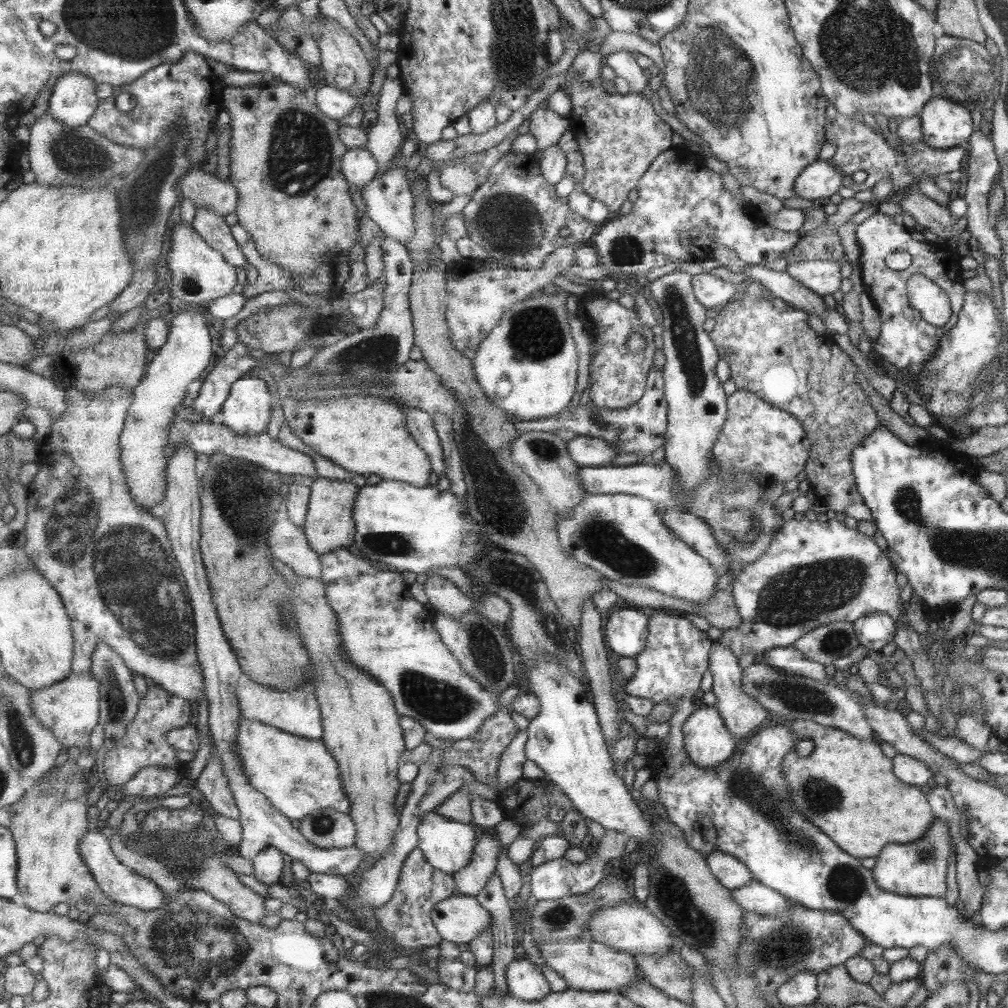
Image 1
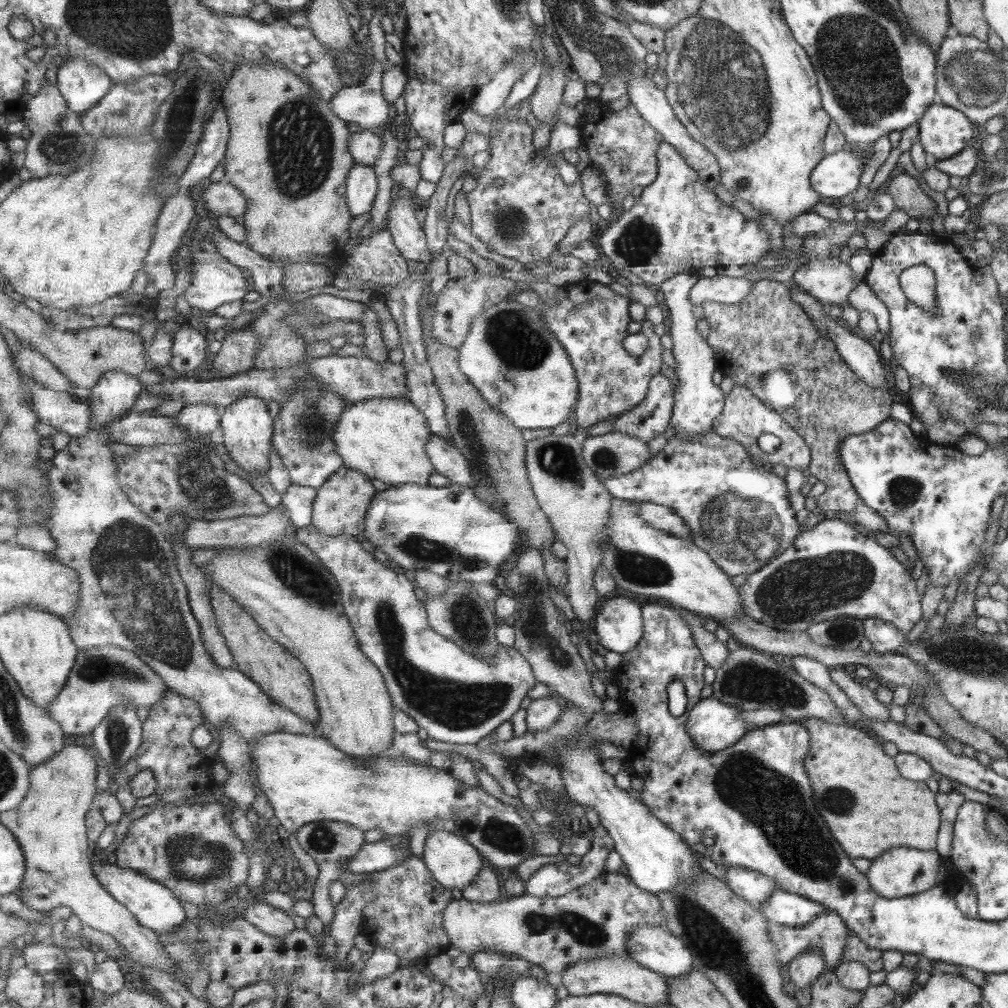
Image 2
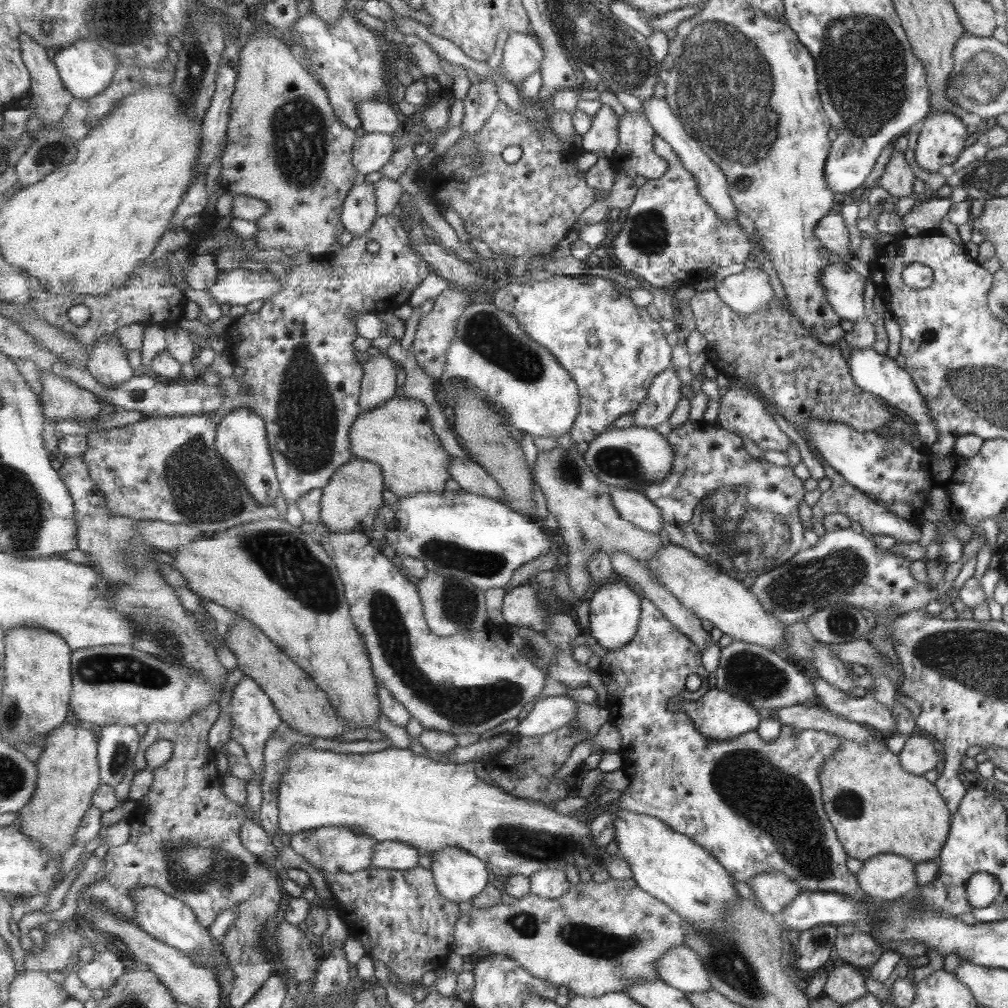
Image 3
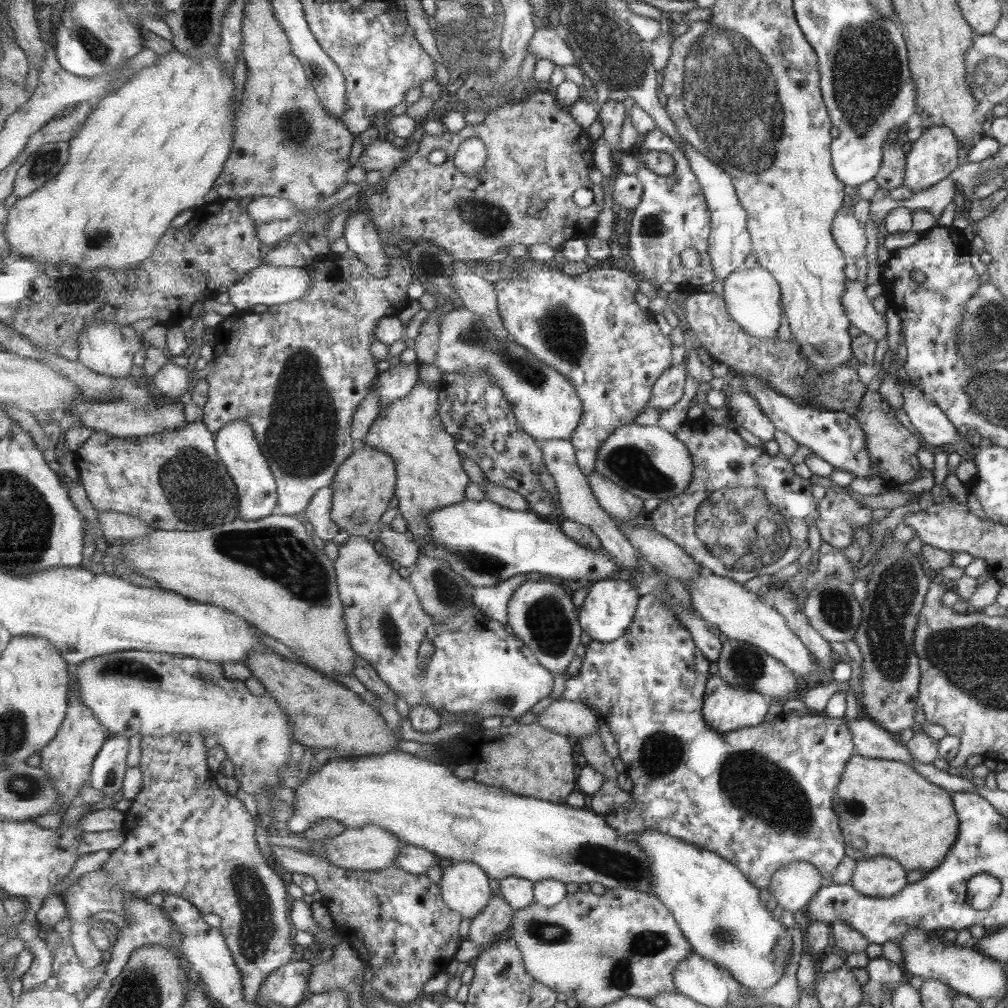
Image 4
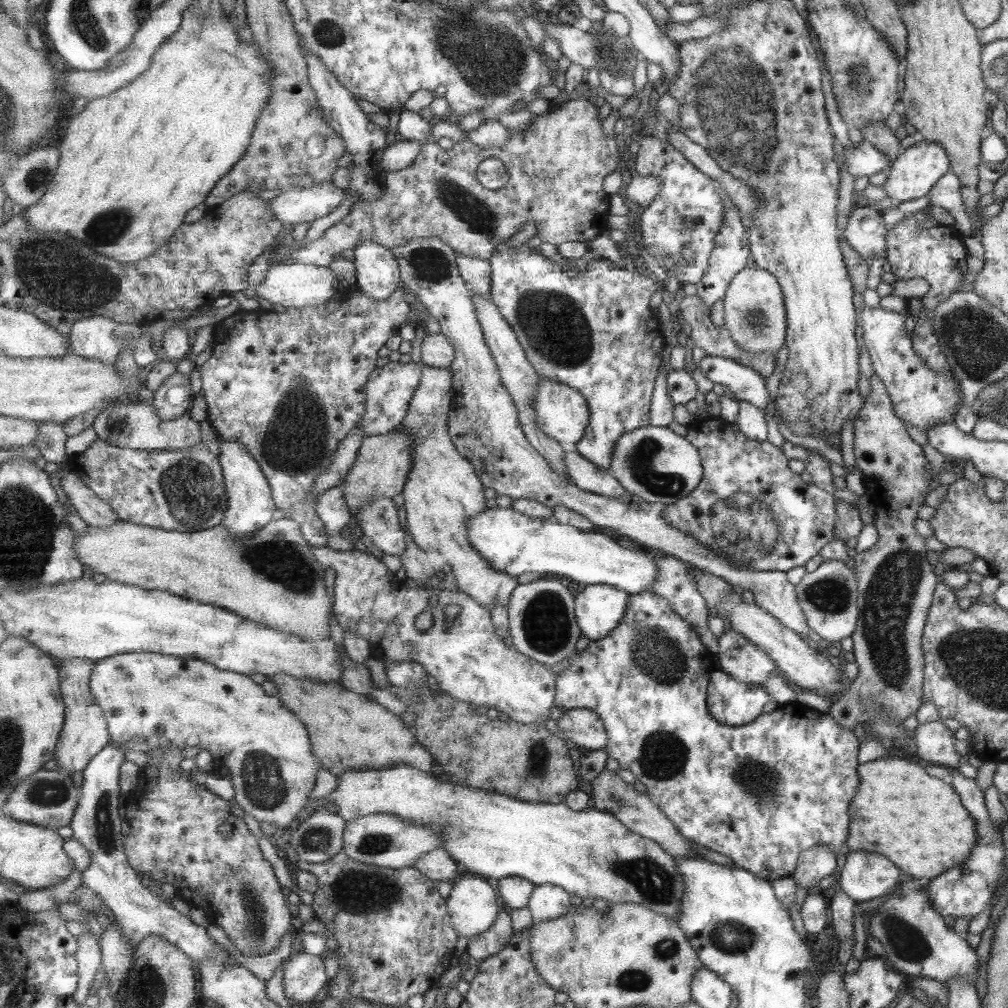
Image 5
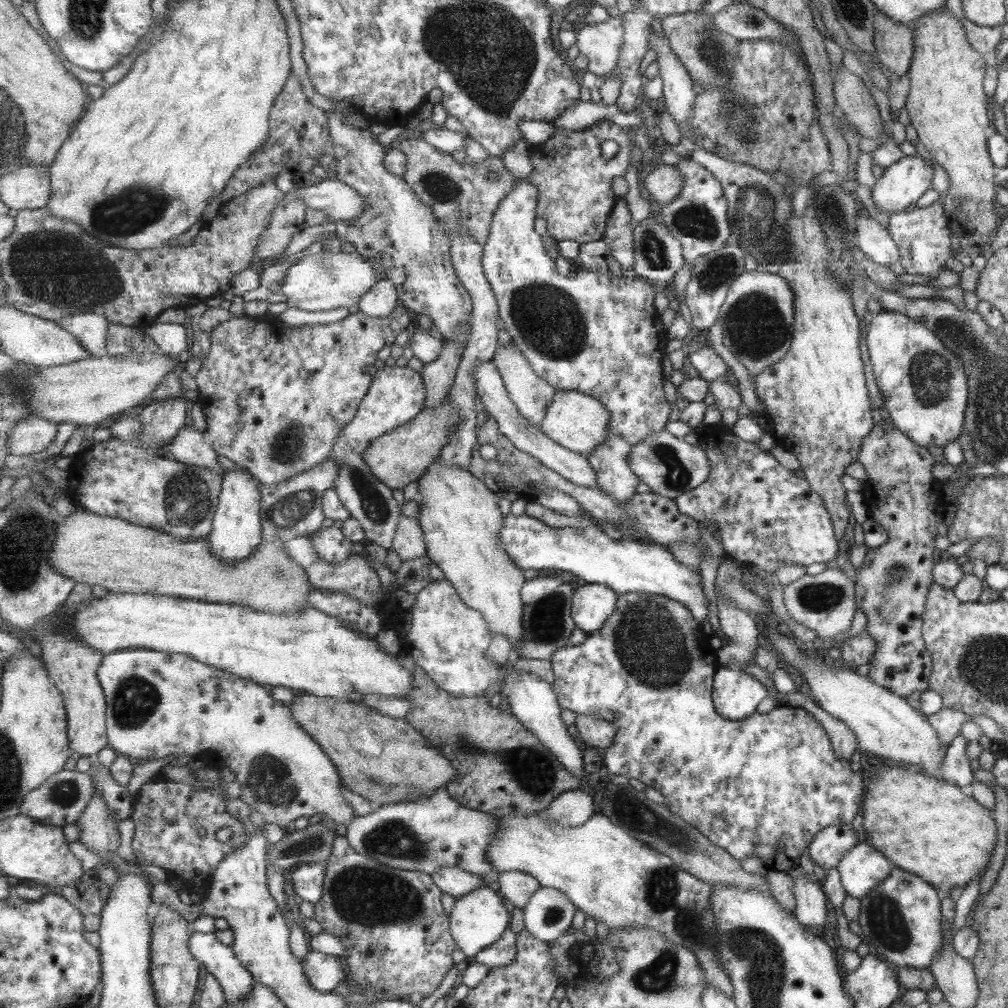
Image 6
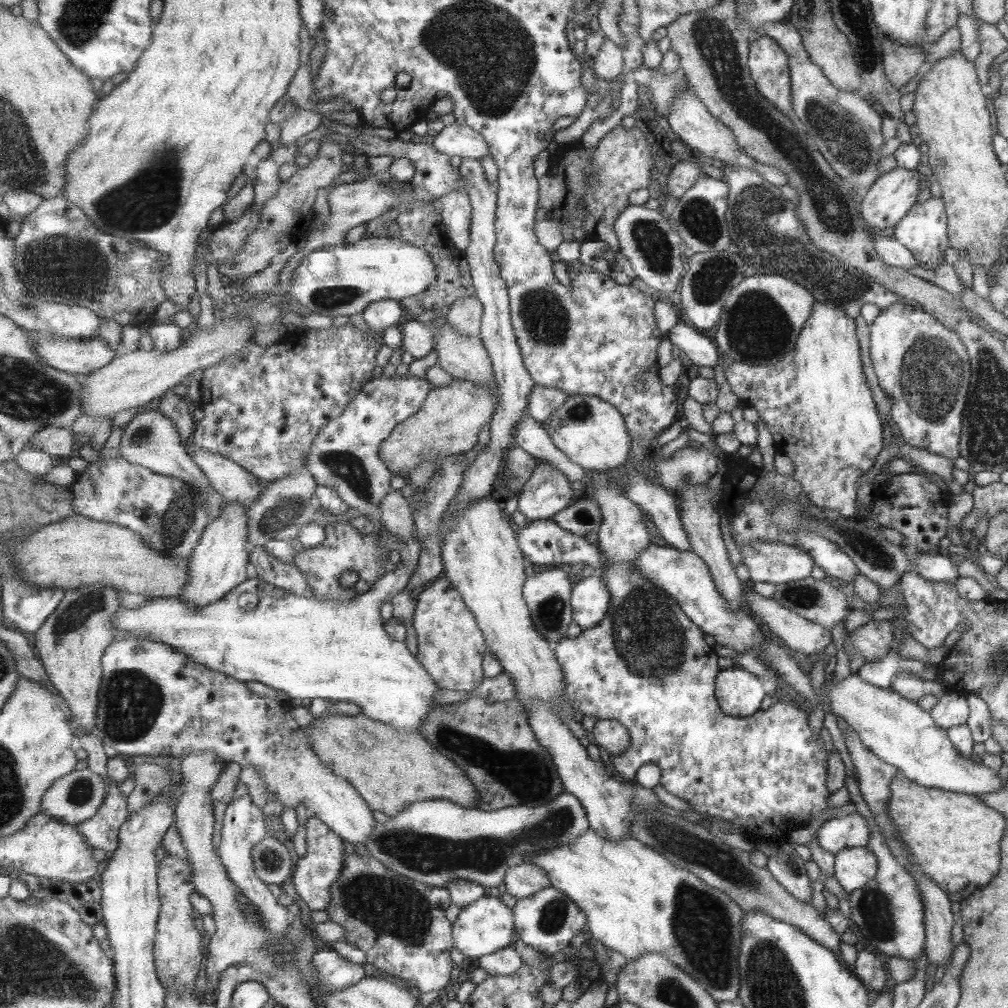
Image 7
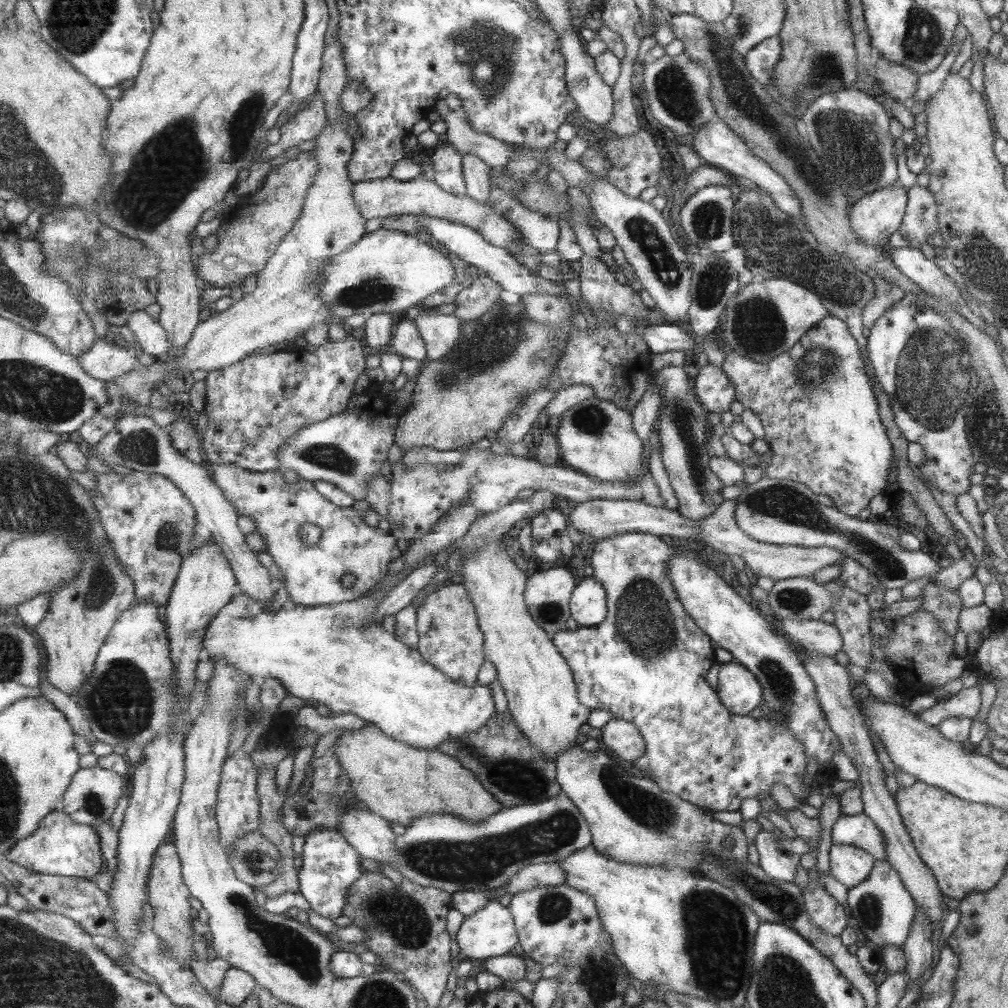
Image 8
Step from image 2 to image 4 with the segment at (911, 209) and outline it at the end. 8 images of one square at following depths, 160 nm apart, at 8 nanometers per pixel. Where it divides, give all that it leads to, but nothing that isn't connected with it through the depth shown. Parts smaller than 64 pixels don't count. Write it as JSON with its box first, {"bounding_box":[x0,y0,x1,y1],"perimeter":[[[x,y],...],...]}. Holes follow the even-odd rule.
{"bounding_box":[873,141,906,192],"perimeter":[[[895,141],[884,144],[883,157],[885,160],[881,160],[881,171],[877,172],[877,176],[873,178],[873,182],[883,192],[899,188],[903,184],[906,156],[900,147]]]}

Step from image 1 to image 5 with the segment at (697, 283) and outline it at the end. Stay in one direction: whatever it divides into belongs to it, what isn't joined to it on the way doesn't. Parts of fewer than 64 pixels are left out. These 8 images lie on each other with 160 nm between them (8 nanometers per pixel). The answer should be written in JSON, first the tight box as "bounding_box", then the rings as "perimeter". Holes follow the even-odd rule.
{"bounding_box":[722,266,787,354],"perimeter":[[[746,266],[729,281],[722,300],[724,327],[734,343],[747,352],[773,351],[776,354],[787,330],[784,297],[776,277],[765,269]]]}

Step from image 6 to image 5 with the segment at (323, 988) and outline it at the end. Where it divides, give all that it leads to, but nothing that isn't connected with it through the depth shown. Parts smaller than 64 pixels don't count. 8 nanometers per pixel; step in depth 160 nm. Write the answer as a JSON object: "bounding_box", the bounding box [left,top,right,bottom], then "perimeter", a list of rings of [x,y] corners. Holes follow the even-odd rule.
{"bounding_box":[282,953,329,1002],"perimeter":[[[297,953],[282,966],[284,992],[290,1000],[312,1002],[329,981],[323,955]]]}

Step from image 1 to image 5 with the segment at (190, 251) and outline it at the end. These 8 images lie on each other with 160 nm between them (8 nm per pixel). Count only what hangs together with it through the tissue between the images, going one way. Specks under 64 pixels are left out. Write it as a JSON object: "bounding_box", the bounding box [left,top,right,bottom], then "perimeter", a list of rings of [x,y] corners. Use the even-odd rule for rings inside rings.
{"bounding_box":[255,262,342,308],"perimeter":[[[279,262],[272,265],[267,276],[255,285],[256,294],[268,300],[273,305],[282,304],[285,308],[305,308],[306,306],[317,306],[329,302],[336,294],[337,290],[342,290],[339,278],[335,276],[333,270],[327,266],[317,266],[316,264],[285,264]]]}

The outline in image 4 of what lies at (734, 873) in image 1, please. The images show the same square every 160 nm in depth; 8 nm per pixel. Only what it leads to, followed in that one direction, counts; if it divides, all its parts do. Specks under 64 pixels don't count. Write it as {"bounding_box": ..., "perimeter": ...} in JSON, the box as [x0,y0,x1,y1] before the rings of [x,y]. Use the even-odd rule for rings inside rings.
{"bounding_box":[767,861,823,913],"perimeter":[[[807,861],[793,862],[774,872],[767,888],[770,904],[792,913],[803,911],[823,884],[816,866]]]}

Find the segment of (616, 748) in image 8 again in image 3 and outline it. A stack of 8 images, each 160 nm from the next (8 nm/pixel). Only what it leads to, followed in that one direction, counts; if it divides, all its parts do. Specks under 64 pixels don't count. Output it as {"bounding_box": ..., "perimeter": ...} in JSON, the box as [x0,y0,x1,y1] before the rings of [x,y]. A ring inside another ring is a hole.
{"bounding_box":[513,695,577,737],"perimeter":[[[566,695],[544,697],[535,702],[533,711],[520,722],[513,733],[519,737],[545,736],[563,726],[575,724],[577,705]]]}

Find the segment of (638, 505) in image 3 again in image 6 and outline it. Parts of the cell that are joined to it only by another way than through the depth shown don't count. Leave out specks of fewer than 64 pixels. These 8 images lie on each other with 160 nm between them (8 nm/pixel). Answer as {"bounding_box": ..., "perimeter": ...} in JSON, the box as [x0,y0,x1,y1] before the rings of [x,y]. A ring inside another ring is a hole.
{"bounding_box":[474,360,598,488],"perimeter":[[[493,360],[485,364],[478,364],[474,370],[475,386],[477,386],[478,396],[485,408],[491,413],[499,423],[500,431],[509,437],[509,440],[522,451],[531,453],[538,458],[545,466],[558,472],[575,484],[586,486],[587,488],[598,488],[598,474],[590,463],[587,455],[580,452],[573,452],[565,448],[557,441],[551,440],[541,428],[535,428],[522,414],[517,405],[513,402],[509,391],[505,387],[505,378],[501,377],[500,369]]]}

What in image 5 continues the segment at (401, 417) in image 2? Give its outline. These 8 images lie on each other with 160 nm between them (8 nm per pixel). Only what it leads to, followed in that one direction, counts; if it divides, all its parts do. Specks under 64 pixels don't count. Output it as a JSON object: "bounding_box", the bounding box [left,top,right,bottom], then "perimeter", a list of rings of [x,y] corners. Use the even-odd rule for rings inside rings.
{"bounding_box":[394,366,517,611],"perimeter":[[[426,366],[419,388],[413,395],[407,416],[394,432],[408,432],[416,440],[413,466],[404,488],[407,531],[425,551],[437,551],[451,566],[458,590],[492,611],[495,606],[509,608],[517,578],[499,572],[468,539],[468,520],[486,511],[490,492],[468,457],[463,456],[450,435],[448,412],[452,407],[451,368]]]}

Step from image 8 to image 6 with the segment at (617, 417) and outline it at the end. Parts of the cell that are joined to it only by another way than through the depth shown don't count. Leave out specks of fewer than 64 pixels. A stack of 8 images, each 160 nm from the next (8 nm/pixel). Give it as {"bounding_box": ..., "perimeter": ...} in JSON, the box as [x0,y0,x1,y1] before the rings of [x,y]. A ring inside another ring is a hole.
{"bounding_box":[541,389,612,456],"perimeter":[[[561,389],[557,390],[553,402],[548,406],[548,416],[542,422],[541,429],[557,444],[589,456],[608,439],[608,426],[611,422],[612,413],[596,397]]]}

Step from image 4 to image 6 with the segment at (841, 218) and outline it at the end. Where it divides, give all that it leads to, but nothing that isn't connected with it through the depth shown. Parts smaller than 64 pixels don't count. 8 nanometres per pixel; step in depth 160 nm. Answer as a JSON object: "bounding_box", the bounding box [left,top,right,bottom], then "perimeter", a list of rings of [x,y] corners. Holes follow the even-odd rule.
{"bounding_box":[855,211,899,266],"perimeter":[[[860,211],[855,219],[855,243],[871,262],[883,266],[898,262],[899,251],[887,230]]]}

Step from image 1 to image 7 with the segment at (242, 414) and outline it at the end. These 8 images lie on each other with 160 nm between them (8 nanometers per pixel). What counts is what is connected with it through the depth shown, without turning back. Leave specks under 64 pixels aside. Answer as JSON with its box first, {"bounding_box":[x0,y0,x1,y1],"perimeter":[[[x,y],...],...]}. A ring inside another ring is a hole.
{"bounding_box":[178,503,253,608],"perimeter":[[[226,503],[222,513],[216,519],[211,519],[189,558],[189,583],[185,589],[181,588],[181,597],[178,597],[183,604],[191,604],[195,608],[213,606],[253,576],[251,555],[247,552],[247,542],[250,541],[249,519],[247,507],[241,503]]]}

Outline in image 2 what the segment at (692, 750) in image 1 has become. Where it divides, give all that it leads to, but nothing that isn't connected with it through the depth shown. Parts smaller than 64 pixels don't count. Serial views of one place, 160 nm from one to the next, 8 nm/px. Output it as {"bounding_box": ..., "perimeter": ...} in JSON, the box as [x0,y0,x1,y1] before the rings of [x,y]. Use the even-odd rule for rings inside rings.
{"bounding_box":[687,696,747,753],"perimeter":[[[711,696],[689,712],[687,733],[702,752],[714,753],[732,747],[747,734],[740,710]]]}

